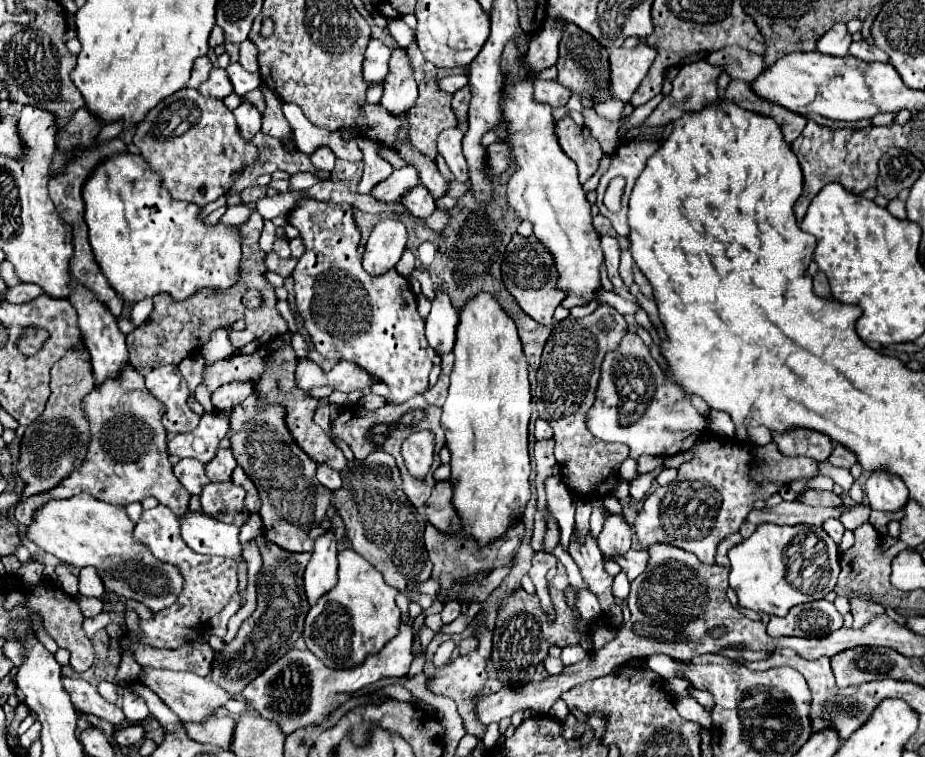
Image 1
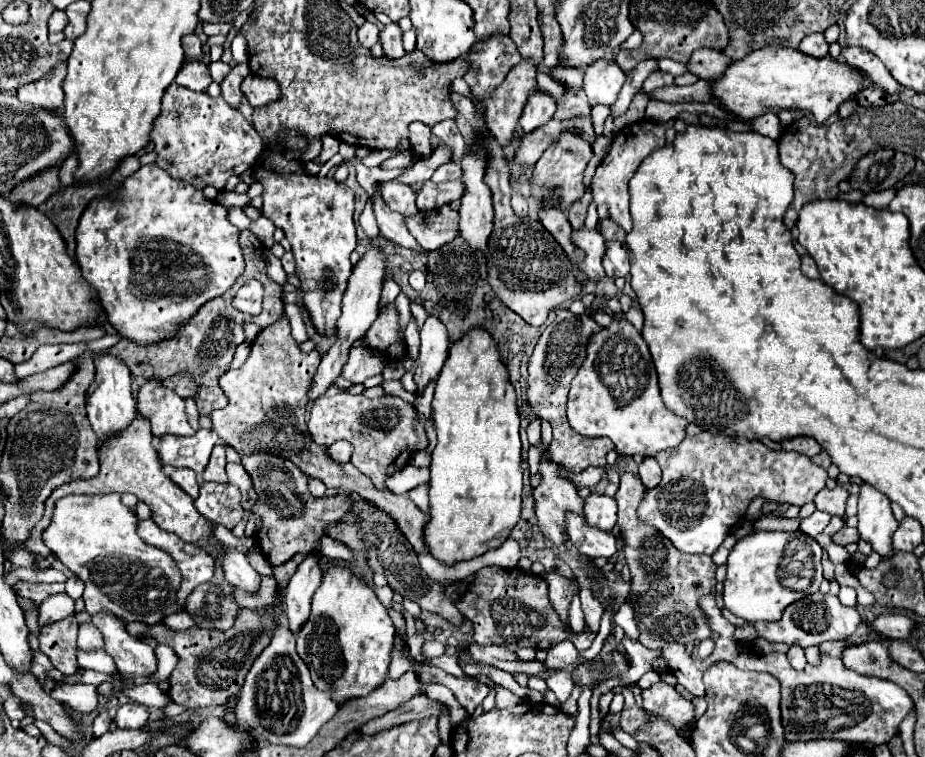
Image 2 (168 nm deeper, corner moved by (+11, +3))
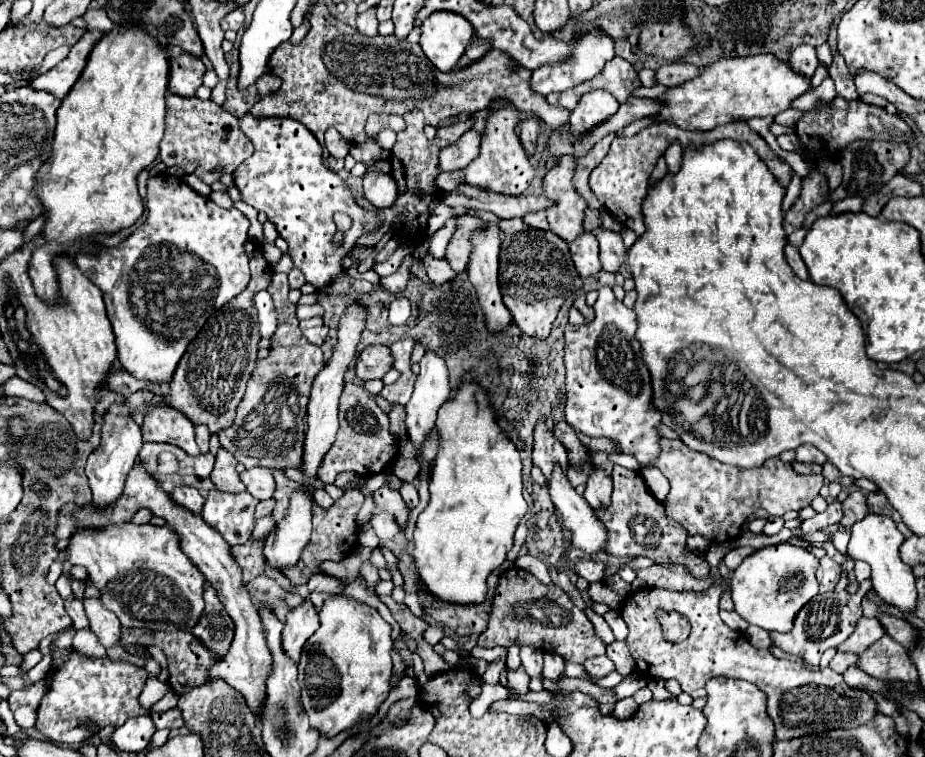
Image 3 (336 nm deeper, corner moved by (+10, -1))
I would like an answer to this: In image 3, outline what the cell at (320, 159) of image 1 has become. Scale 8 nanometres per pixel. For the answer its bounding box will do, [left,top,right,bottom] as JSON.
[326,130,348,158]

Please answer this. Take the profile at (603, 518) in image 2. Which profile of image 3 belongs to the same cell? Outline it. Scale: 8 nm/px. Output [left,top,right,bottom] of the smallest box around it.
[584,468,612,510]

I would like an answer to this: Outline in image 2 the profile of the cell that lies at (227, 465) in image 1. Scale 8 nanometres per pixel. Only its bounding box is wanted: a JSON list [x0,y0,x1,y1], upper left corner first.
[203,444,227,482]

